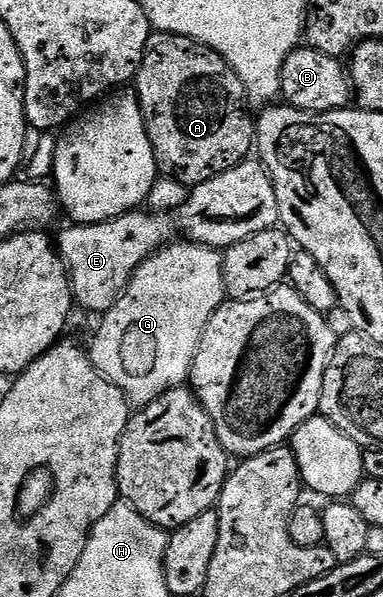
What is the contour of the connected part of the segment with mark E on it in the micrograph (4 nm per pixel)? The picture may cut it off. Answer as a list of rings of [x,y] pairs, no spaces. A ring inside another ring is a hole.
[[[247,160],[212,180],[201,182],[187,193],[185,204],[173,212],[142,213],[122,214],[111,222],[91,226],[70,224],[62,235],[57,235],[58,254],[70,275],[74,301],[81,309],[83,306],[95,316],[101,316],[113,308],[130,287],[134,273],[151,254],[157,254],[179,235],[199,246],[225,248],[256,232],[275,229],[280,222],[274,181],[258,160]]]

